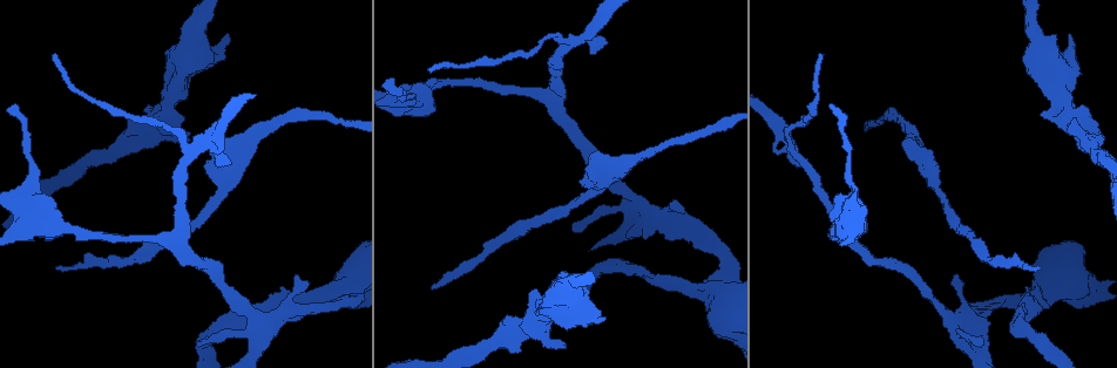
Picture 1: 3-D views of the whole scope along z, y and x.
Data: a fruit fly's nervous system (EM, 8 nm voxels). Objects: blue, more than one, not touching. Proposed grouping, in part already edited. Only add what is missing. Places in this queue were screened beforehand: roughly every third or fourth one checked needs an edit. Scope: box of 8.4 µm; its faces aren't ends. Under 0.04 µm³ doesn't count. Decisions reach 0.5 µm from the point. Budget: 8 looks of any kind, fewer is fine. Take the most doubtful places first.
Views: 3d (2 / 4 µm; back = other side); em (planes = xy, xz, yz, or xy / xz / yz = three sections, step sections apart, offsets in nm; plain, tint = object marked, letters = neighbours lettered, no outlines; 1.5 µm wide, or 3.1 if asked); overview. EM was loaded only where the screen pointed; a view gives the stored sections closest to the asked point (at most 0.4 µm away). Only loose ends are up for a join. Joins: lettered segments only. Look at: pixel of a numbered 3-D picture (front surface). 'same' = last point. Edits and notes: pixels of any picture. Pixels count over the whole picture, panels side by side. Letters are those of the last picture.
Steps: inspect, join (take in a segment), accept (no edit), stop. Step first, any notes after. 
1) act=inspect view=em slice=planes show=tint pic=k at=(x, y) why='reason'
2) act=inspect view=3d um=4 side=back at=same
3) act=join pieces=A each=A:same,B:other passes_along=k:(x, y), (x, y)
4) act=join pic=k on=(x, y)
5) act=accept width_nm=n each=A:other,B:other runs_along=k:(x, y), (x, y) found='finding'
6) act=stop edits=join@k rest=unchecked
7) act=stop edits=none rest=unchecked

act=inspect view=em slice=xy step=8 show=letters pic=1 at=(433, 288) why='branch stops here'

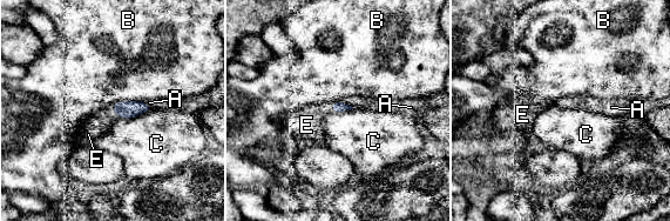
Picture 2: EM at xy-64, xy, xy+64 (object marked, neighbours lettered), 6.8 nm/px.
act=join pic=2 on=(306, 125) longest_contact=B:240nm each=A:other,B:other,C:other,E:same passes_along=2:(337, 106), (332, 107), (306, 125) found='it goes on there'

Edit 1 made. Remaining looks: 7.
act=inspect view=em slice=planes show=letters pic=1 at=(430, 73) why='tapers out'

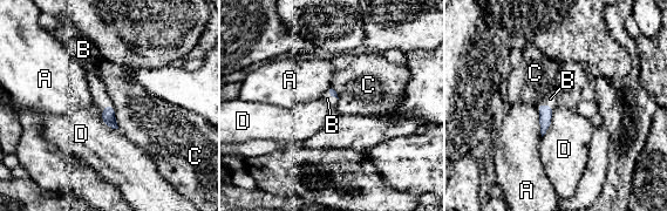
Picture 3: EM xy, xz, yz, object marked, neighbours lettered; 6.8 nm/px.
act=join pic=3 on=(550, 99) each=A:other,B:same,C:other,D:other passes_along=3:(545, 113), (548, 106), (550, 99) found='it goes on there'

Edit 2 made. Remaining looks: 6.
act=inspect view=overview why='see it whole again'

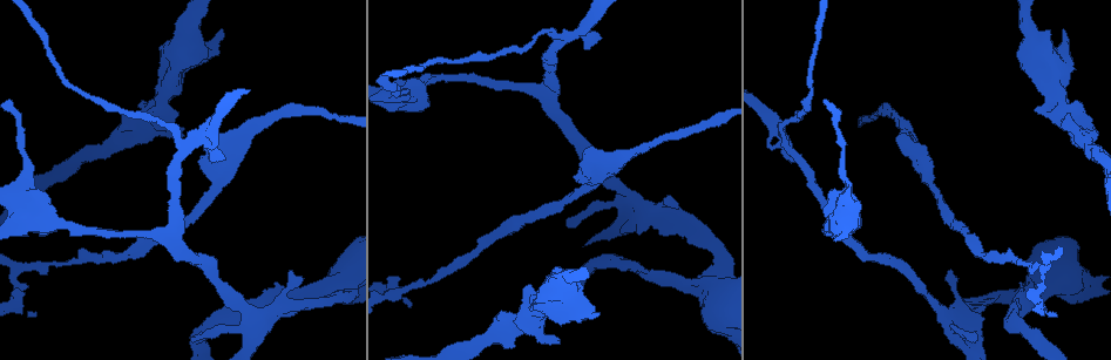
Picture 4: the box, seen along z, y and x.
act=inspect view=3d um=4 pic=4 at=(583, 175) why='an open end'

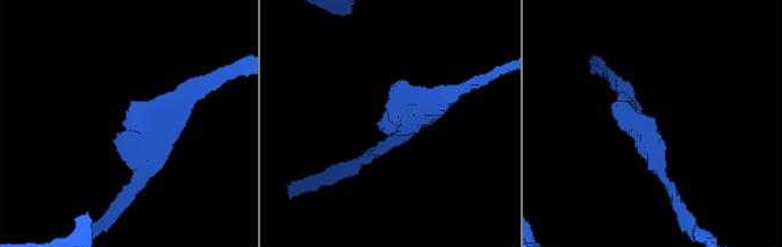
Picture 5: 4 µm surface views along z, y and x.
act=inspect view=em slice=planes show=plain pic=5 at=(128, 119) why='need the tissue'

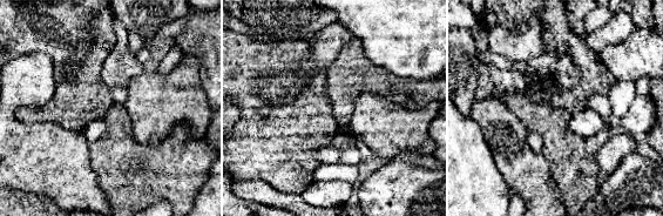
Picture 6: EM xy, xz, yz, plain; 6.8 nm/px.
act=inspect view=em slice=planes show=letters at=same

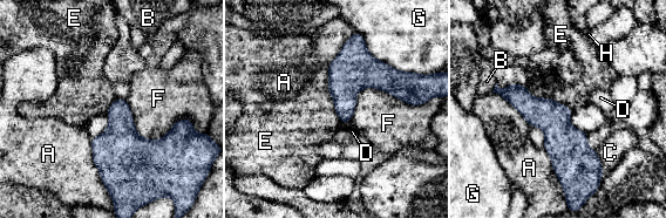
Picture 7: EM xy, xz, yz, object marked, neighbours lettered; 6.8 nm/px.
act=accept width_nm=220 each=A:other,B:other,C:other,D:other,E:other,F:other,G:other,H:other border=7:(328, 65), (328, 93), (342, 122) found='no lettered segment goes on from it'

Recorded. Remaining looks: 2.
act=stop edits=join@2,join@3 rest=unchecked

